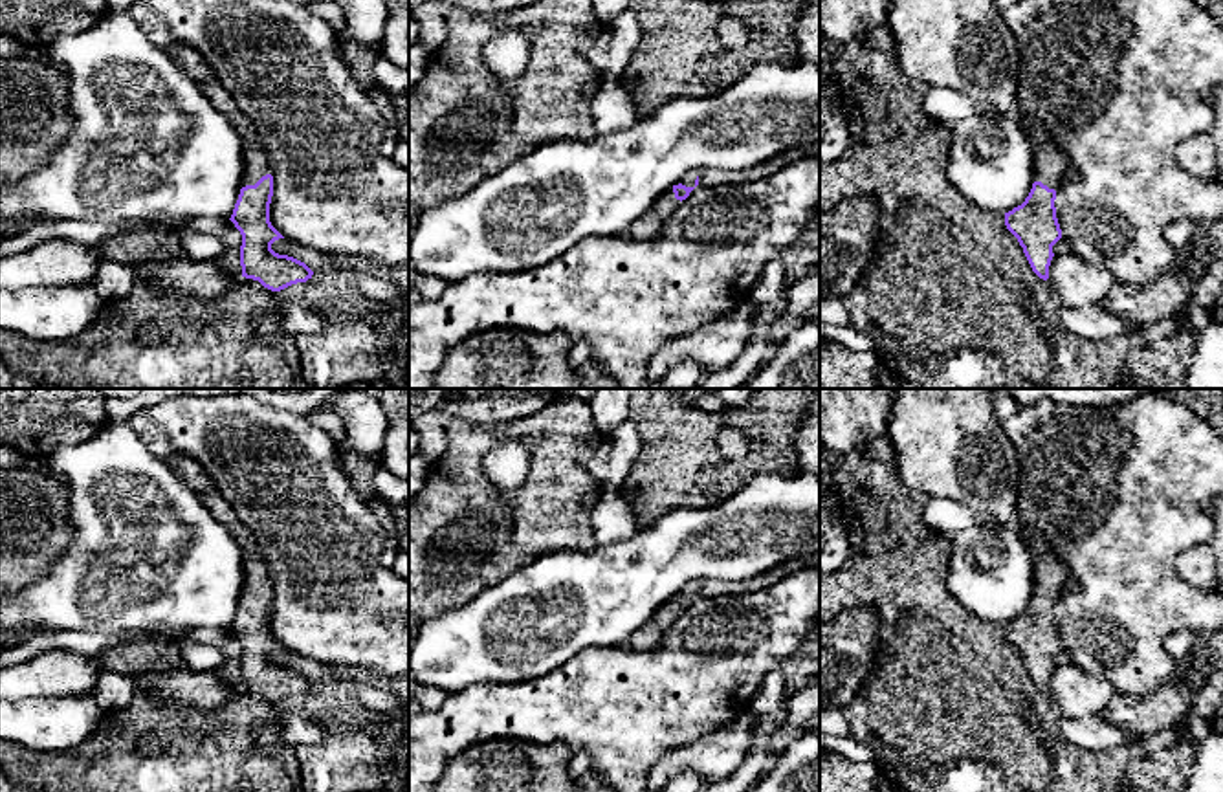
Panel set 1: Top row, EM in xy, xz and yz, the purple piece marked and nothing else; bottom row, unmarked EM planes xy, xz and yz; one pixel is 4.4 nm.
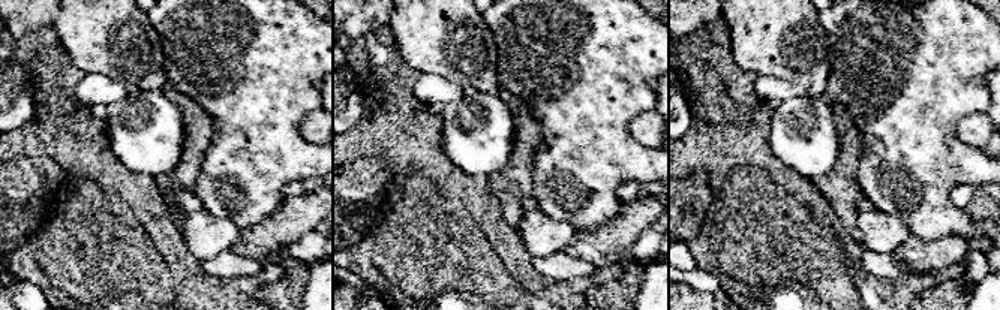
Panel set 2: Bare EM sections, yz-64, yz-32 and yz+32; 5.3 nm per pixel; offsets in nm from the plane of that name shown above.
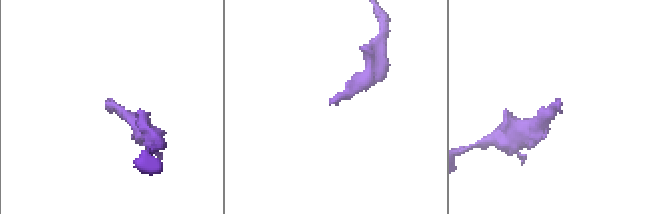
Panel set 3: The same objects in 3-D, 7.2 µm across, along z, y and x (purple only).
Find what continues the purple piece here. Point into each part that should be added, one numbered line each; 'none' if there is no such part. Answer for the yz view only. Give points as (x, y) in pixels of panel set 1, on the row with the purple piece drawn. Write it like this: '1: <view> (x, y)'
1: yz (1049, 160)

